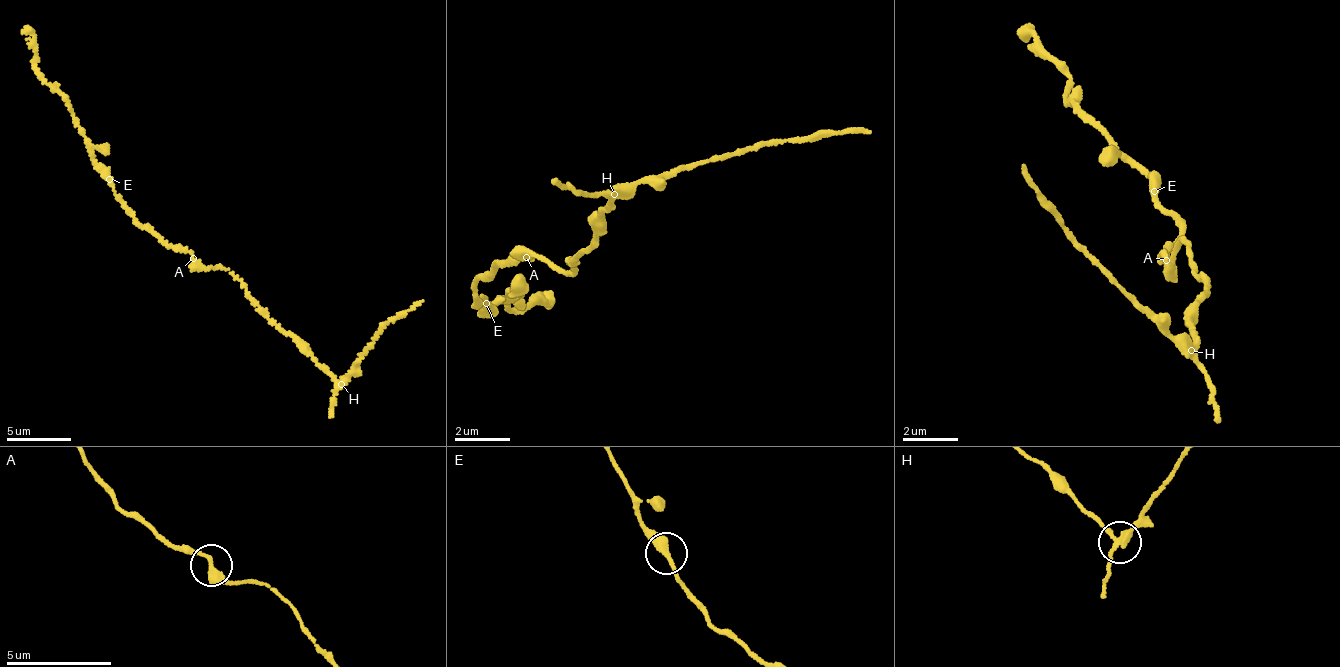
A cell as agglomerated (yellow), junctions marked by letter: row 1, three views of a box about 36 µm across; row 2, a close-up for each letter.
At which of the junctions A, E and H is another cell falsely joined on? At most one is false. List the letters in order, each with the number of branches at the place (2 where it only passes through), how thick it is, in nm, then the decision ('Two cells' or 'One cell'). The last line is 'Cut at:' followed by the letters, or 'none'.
A: Branches: 2. Thickness 300 nm. One cell
E: Branches: 2. Thickness 320 nm. One cell
H: Branches: 3. Thickness 260 nm. Two cells
Cut at: H

